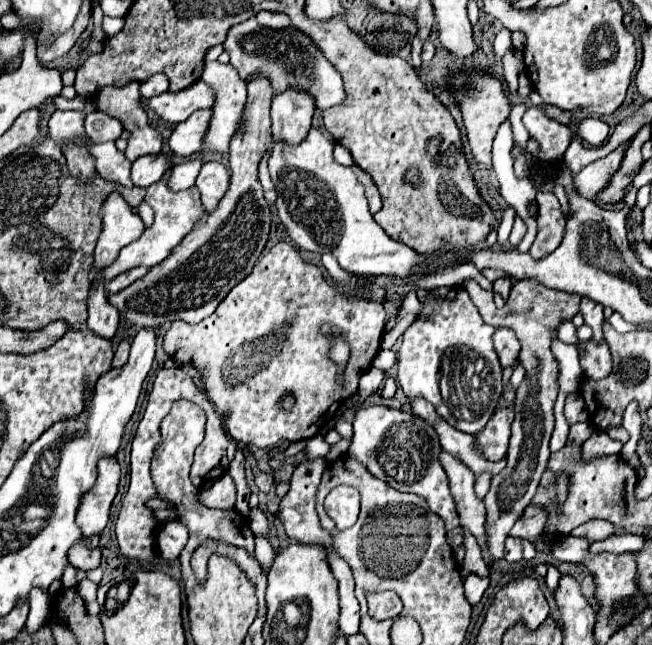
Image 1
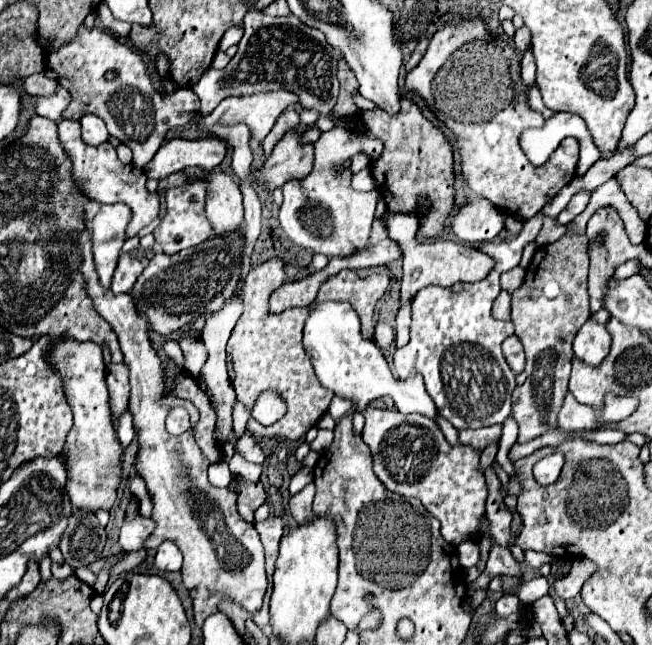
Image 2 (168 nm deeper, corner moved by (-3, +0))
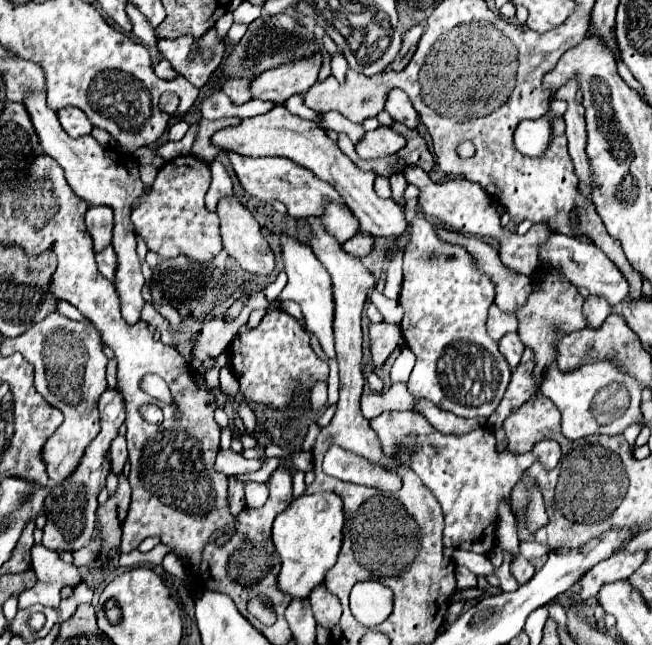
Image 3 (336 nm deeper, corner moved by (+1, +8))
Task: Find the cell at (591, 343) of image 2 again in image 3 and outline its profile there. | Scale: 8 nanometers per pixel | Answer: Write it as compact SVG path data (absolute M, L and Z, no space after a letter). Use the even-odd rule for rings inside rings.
M589 295L585 299L585 305L583 305L583 313L585 317L589 319L589 327L597 329L611 313L611 305L607 303L607 299L603 297L597 297L597 295Z

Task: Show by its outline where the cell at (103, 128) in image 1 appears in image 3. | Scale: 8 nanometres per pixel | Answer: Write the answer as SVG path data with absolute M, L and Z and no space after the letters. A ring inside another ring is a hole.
M63 107L63 109L57 111L57 115L59 115L59 121L61 121L65 133L71 135L71 137L89 135L91 129L93 129L93 125L85 117L85 113L77 107Z

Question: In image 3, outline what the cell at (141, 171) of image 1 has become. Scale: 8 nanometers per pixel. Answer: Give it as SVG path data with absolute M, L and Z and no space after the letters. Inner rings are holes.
M277 105L265 115L243 119L241 125L237 127L219 131L213 137L213 143L223 147L223 151L235 151L241 155L251 155L251 157L259 157L259 155L287 157L293 163L313 171L319 179L331 183L337 189L337 193L345 199L349 209L359 219L361 231L367 231L375 237L401 237L407 231L404 207L391 199L377 197L377 193L373 191L373 181L377 175L371 171L357 169L351 163L351 159L337 147L337 143L331 141L325 135L325 131L321 131L321 127L317 127L317 123L289 113L283 105Z

